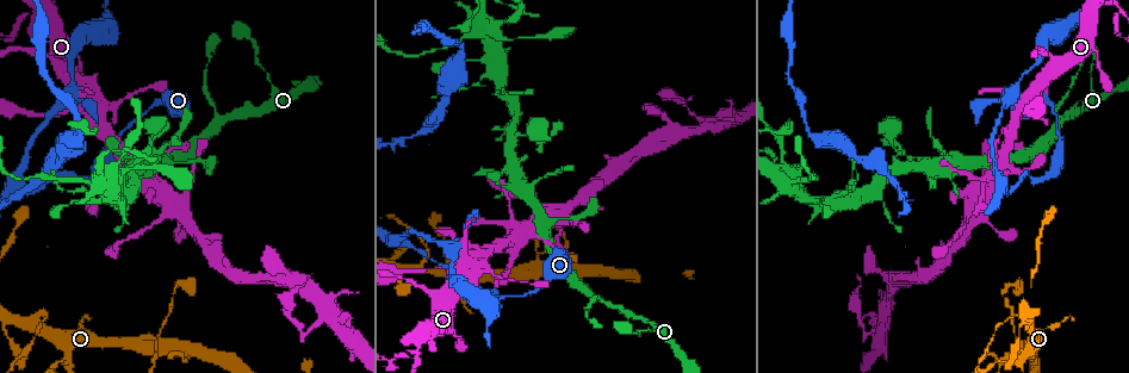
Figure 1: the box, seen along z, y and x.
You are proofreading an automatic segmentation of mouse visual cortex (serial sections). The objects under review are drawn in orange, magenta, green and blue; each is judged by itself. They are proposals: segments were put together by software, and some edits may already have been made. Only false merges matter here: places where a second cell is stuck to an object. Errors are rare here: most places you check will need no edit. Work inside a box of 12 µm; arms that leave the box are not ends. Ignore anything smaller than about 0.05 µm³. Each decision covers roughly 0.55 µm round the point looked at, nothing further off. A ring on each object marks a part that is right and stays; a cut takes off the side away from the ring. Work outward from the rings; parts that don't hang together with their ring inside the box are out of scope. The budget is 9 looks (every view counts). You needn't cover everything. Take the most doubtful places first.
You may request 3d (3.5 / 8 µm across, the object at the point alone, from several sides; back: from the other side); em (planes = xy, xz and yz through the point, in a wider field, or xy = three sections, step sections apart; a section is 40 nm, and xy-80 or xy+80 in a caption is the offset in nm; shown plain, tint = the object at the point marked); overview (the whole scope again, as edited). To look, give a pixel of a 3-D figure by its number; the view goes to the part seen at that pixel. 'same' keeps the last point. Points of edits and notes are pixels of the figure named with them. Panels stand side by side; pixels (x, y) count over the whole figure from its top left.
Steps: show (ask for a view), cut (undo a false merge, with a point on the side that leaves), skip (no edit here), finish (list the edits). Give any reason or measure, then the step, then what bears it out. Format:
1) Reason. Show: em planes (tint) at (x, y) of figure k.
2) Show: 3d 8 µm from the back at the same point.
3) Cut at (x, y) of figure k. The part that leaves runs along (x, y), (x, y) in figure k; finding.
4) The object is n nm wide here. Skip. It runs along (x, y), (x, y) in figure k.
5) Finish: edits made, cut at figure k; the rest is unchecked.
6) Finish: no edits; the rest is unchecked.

Sharp bend. Show: 3d 3.5 µm from the back at (221, 121) of figure 1.

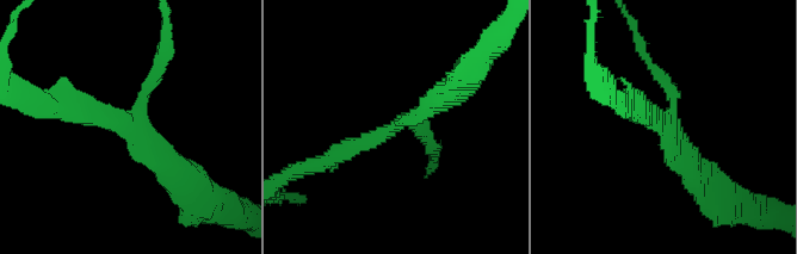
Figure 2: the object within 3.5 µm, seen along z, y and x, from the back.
3 arms meet here; the arms are 150, 250, 300 nm wide. Show: em xy step 3 (tint) at (124, 124) of figure 2.

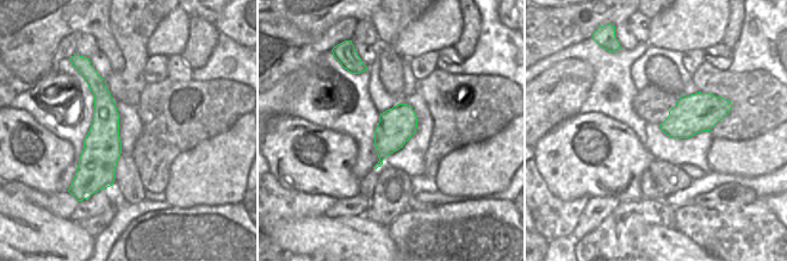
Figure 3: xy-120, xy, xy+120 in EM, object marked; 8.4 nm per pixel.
Another direction. Show: em xy step 5 (tint) at the same point.

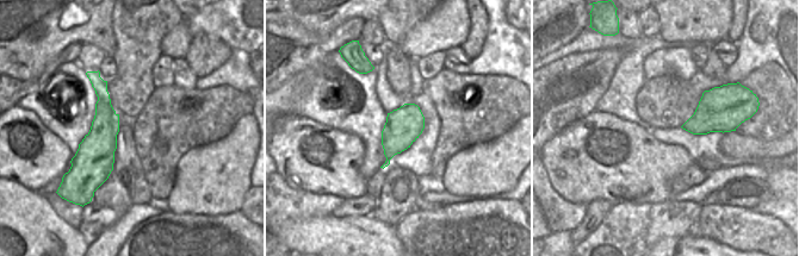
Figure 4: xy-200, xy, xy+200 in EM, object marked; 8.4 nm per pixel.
Skip. It runs along (323, 162), (389, 131), (449, 92) in figure 2; continuous, no second cell.

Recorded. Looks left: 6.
A narrow waist. Show: 3d 3.5 µm at (806, 178) of figure 1.

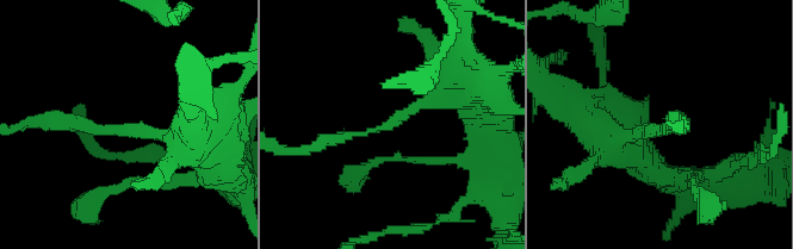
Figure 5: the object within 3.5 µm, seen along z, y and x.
Now the EM. Show: em xy step 1 (tint) at (666, 129) of figure 5.

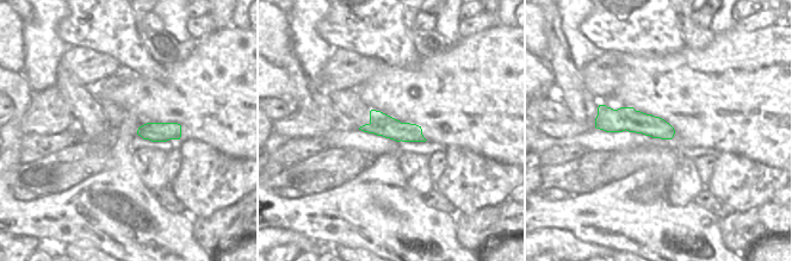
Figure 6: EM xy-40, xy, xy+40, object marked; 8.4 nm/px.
The arms are 150, 200 nm wide. Cut at (56, 113) of figure 5. The part that leaves runs along (94, 130), (54, 118), (24, 123) in figure 5; two cells meet here.

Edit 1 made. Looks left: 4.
A fork. Show: 3d 8 µm at (1032, 330) of figure 1.

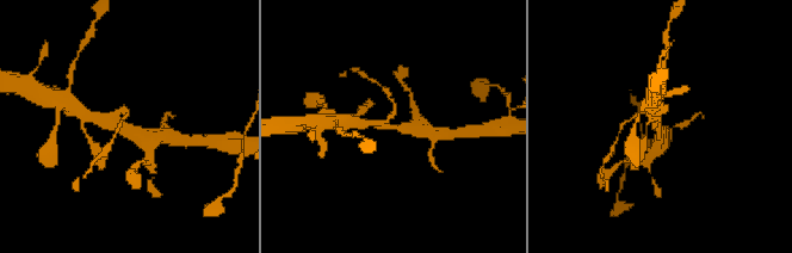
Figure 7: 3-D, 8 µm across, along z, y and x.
Closer look. Show: 3d 3.5 µm at (393, 125) of figure 7.

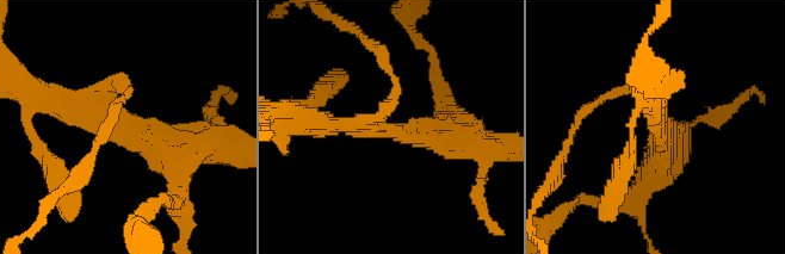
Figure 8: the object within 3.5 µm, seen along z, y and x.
3 arms meet here; the arms are 200, 250, 350 nm wide; shape alone is not enough. Show: em xy step 5 (tint) at (124, 127) of figure 8.

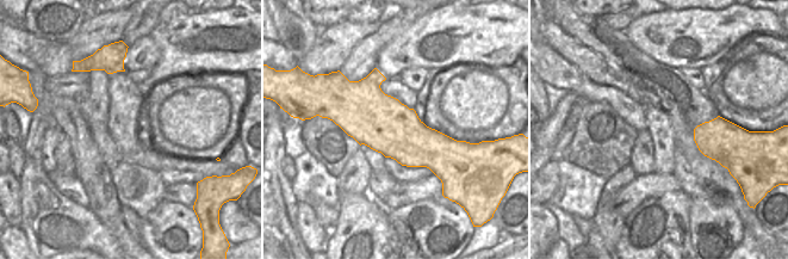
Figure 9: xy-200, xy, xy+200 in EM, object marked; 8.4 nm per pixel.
Skip. One cell here.

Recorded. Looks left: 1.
Finish: edits made, cut at figure 5; the rest is unchecked.

